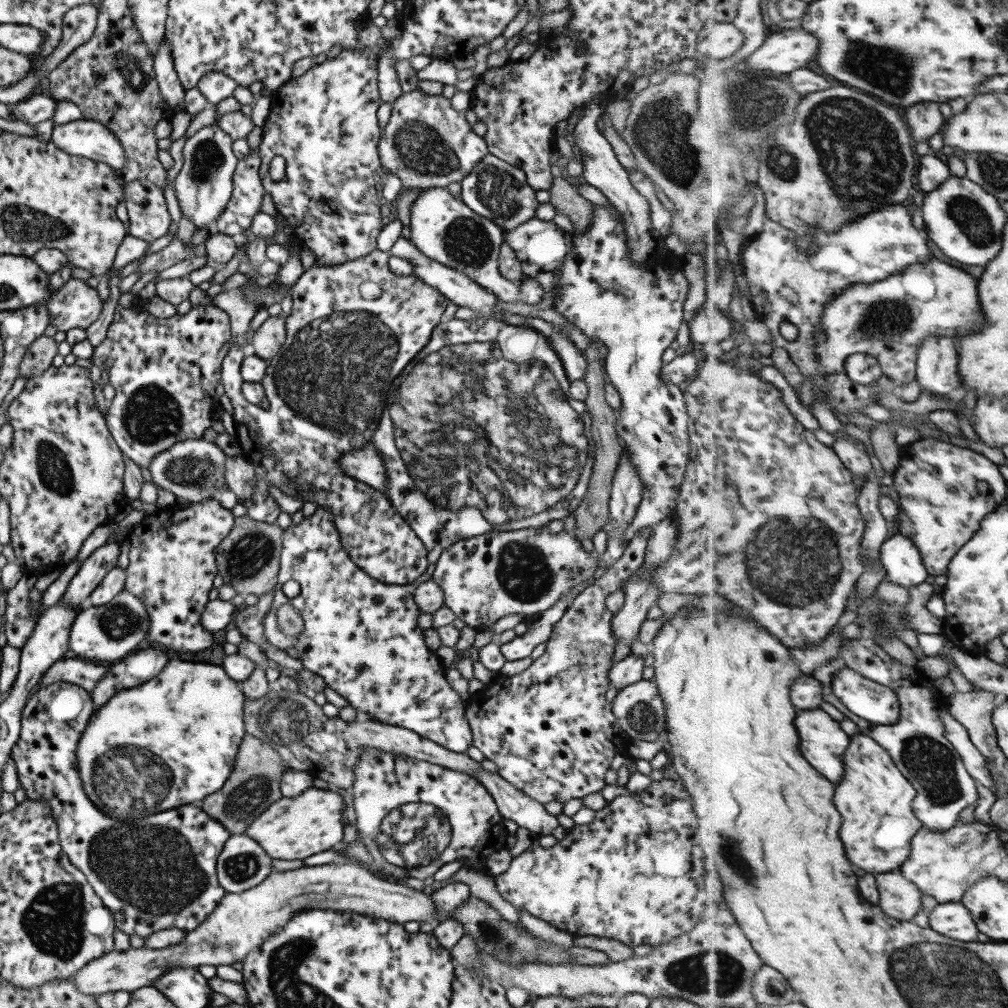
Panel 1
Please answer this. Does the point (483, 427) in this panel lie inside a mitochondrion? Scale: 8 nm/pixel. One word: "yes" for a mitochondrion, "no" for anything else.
yes

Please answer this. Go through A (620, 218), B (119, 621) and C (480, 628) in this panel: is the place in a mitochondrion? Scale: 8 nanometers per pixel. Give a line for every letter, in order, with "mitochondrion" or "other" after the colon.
A: other
B: mitochondrion
C: other

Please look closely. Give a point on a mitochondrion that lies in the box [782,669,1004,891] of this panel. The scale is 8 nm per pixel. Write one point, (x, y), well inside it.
(931, 762)

